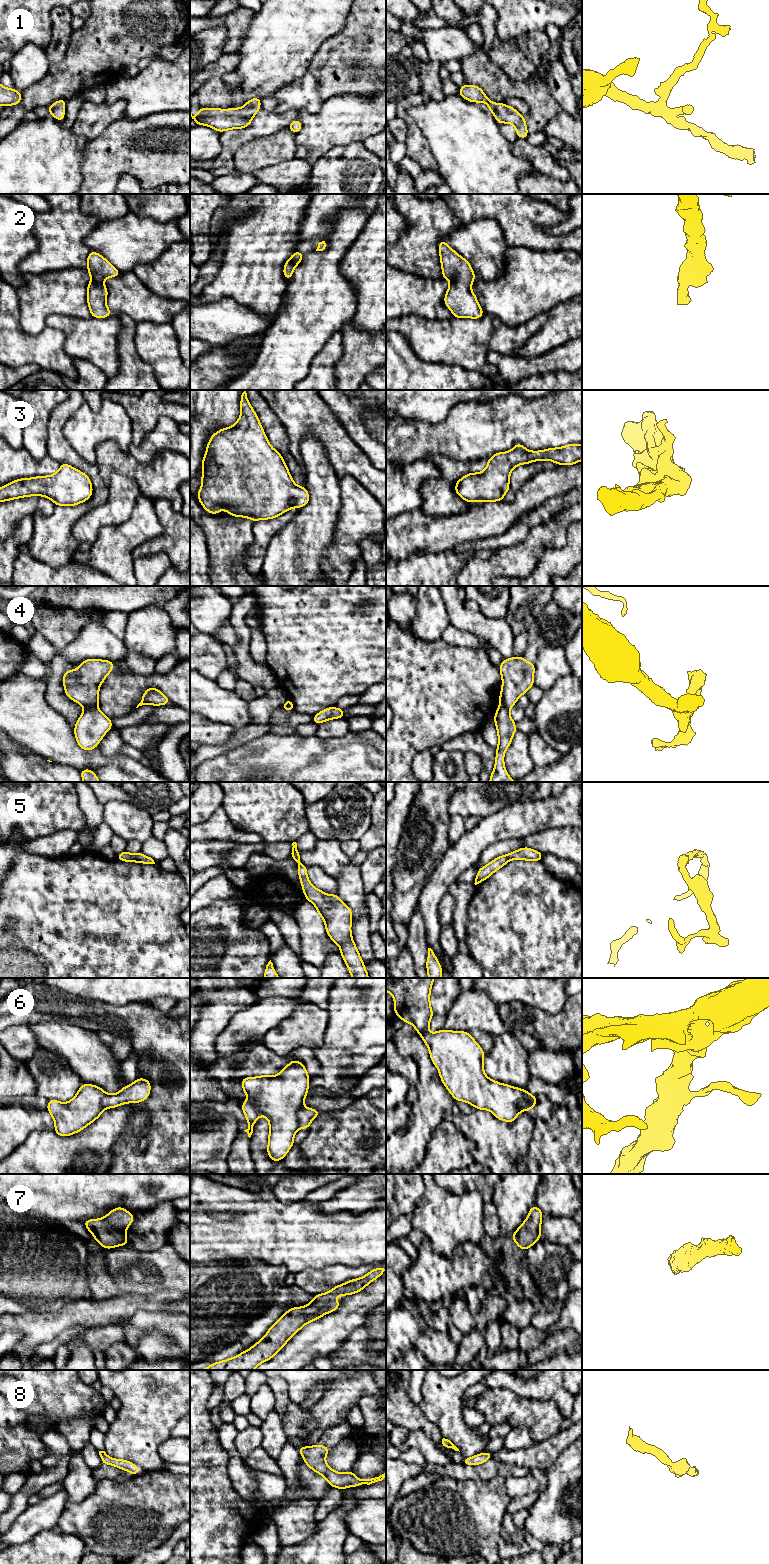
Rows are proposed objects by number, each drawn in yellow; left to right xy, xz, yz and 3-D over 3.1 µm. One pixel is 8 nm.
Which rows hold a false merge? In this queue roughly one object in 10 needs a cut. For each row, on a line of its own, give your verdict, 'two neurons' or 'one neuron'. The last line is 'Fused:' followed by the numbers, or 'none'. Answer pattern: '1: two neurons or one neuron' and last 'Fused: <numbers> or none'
1: one neuron
2: one neuron
3: one neuron
4: two neurons
5: one neuron
6: two neurons
7: one neuron
8: one neuron
Fused: 4, 6

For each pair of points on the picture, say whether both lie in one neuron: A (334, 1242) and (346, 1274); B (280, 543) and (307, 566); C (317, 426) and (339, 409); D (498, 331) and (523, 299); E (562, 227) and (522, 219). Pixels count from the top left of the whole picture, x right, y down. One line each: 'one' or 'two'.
A: two
B: one
C: two
D: two
E: two

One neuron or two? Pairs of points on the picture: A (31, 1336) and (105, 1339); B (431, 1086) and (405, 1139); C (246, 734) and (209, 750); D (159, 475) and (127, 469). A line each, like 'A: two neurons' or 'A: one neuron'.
A: two neurons
B: one neuron
C: one neuron
D: one neuron

